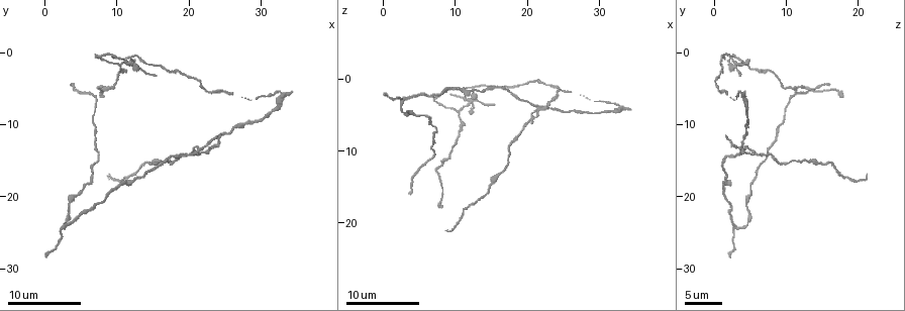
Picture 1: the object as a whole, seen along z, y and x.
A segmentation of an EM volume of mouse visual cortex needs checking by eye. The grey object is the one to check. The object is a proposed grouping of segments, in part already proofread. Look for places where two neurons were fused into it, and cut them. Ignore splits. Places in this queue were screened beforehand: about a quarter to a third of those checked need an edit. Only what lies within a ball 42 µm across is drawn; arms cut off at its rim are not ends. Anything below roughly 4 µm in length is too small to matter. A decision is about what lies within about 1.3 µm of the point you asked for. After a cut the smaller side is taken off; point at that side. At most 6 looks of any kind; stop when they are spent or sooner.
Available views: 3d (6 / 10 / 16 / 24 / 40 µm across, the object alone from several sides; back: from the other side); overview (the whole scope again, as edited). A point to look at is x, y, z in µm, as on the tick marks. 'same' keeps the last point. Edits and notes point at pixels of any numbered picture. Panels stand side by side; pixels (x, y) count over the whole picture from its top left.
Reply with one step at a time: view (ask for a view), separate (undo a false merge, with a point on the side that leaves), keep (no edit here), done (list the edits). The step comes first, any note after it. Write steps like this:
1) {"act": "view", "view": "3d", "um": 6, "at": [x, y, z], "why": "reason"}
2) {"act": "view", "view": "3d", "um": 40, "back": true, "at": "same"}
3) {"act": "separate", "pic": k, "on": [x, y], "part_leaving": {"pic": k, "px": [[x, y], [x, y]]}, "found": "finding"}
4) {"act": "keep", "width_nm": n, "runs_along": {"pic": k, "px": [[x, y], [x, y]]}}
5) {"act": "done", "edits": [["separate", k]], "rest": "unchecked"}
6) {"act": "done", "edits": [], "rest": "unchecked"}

{"act": "view", "view": "3d", "um": 6, "at": [2.0, 24.5, 2.5], "why": "arms part here"}

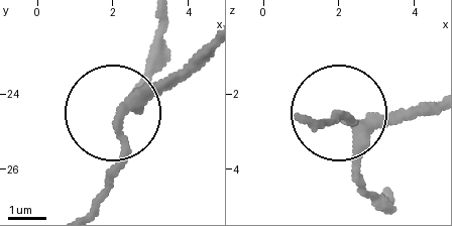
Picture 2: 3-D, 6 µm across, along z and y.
{"act": "view", "view": "3d", "um": 6, "back": true, "at": "same"}

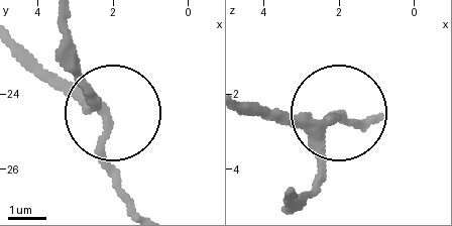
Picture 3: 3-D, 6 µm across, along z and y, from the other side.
{"act": "keep", "runs_along": {"pic": 3, "px": [[291, 194], [319, 178], [329, 123], [351, 119]]}, "found": "one neuron here"}

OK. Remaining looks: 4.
{"act": "view", "view": "3d", "um": 10, "at": [23.0, 5.5, 1.0], "why": "sudden change in width"}

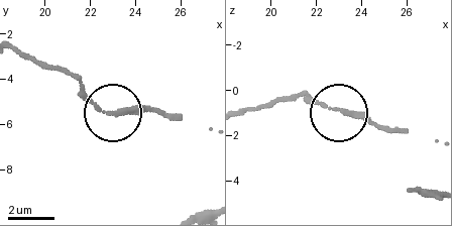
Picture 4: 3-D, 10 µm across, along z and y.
{"act": "view", "view": "3d", "um": 10, "back": true, "at": [22.6, 5.4, 0.7], "why": "other side"}

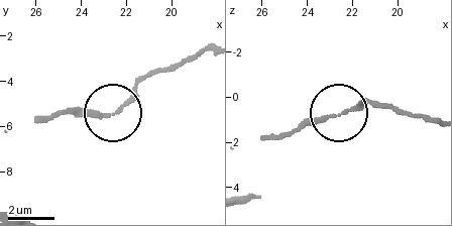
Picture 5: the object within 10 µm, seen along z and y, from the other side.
{"act": "keep", "width_nm": 170, "runs_along": {"pic": 5, "px": [[430, 121], [360, 102], [332, 117], [303, 119], [281, 134]]}, "found": "all the same neuron"}

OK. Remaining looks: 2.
{"act": "view", "view": "3d", "um": 6, "at": [21.5, 13.5, 4.0], "why": "three-way junction"}

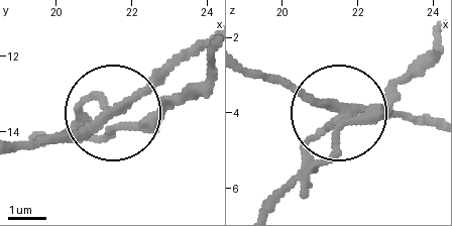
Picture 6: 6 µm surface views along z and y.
{"act": "separate", "pic": 6, "on": [82, 108], "width_nm": 220, "part_leaving": {"pic": 6, "px": [[350, 114], [331, 150], [272, 208]]}, "found": "two neurons meet here"}

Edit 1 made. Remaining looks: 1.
{"act": "done", "edits": [["separate", 6]], "rest": "unchecked"}

